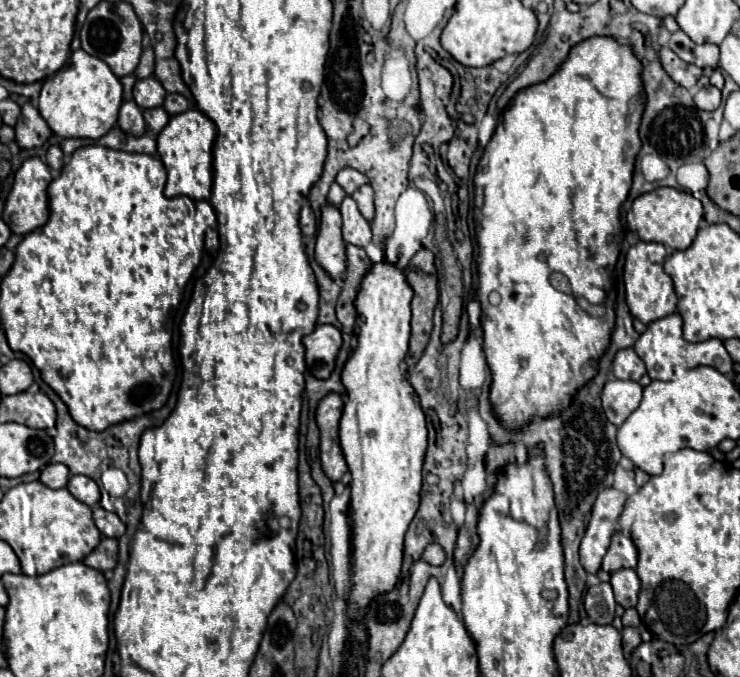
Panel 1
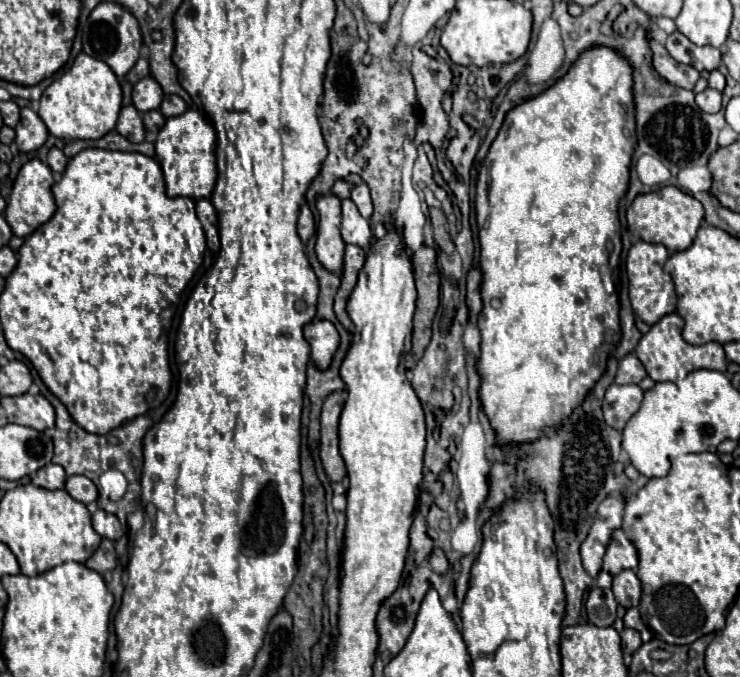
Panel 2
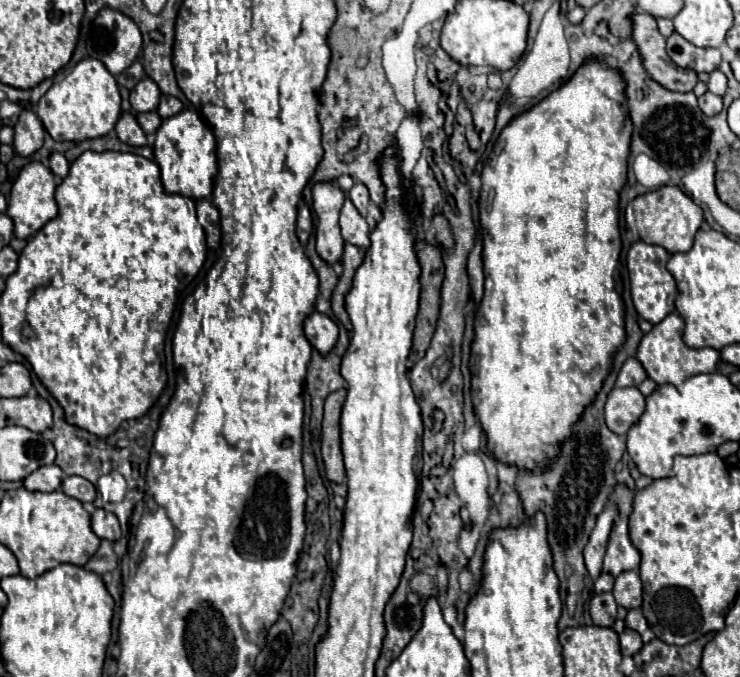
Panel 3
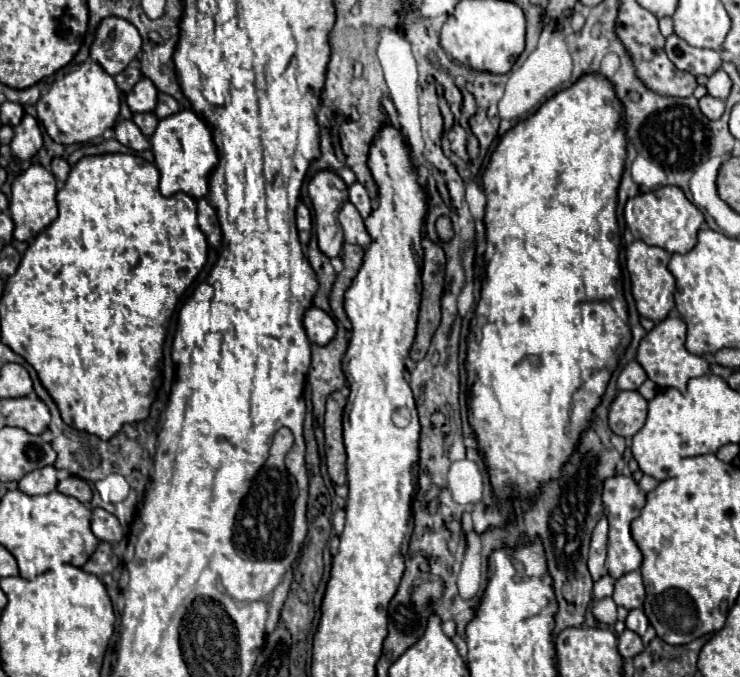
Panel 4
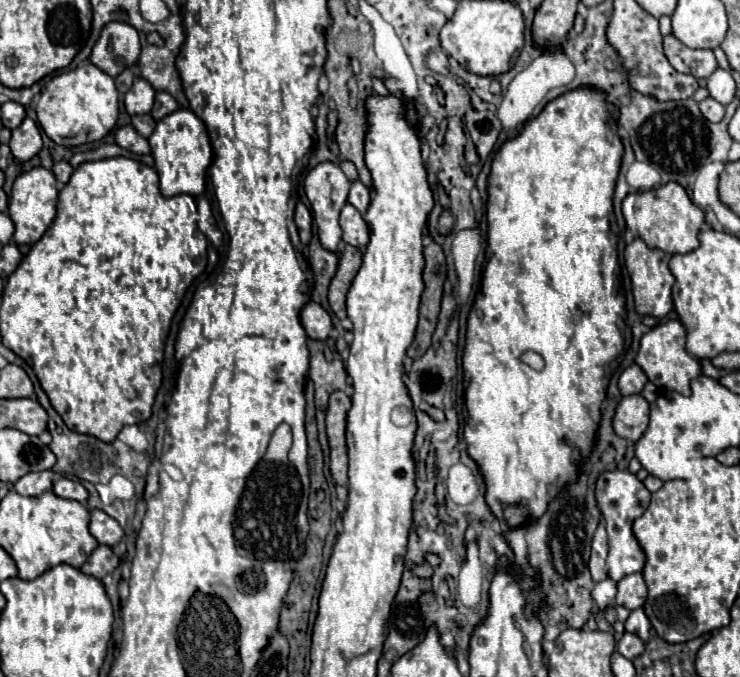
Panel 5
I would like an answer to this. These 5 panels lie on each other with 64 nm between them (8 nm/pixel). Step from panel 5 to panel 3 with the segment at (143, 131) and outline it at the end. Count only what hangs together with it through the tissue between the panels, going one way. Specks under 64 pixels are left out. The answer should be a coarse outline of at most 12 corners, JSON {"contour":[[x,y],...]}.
{"contour":[[158,112],[136,114],[140,128],[154,134],[162,122]]}

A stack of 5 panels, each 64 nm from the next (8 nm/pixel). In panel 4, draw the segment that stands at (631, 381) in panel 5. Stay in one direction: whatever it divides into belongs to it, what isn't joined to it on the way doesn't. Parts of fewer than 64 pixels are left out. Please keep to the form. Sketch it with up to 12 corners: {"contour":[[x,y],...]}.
{"contour":[[632,360],[618,376],[618,390],[638,390],[644,368]]}

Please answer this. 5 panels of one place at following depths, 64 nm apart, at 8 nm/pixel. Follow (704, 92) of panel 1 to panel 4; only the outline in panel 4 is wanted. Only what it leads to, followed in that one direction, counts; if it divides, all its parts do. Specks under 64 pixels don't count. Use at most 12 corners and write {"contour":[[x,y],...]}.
{"contour":[[712,96],[700,98],[700,110],[710,120],[724,114],[724,102]]}

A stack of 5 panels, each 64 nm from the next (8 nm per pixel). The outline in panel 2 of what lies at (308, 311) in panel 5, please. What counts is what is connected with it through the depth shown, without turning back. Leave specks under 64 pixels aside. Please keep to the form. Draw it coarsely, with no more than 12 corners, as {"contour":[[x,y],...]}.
{"contour":[[330,320],[304,326],[318,368],[328,368],[340,336]]}

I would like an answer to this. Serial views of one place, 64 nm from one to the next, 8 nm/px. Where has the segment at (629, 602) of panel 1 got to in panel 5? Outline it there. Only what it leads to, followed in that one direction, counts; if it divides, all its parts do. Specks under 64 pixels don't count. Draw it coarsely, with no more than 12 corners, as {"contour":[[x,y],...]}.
{"contour":[[640,572],[618,582],[616,604],[642,608],[648,588]]}

